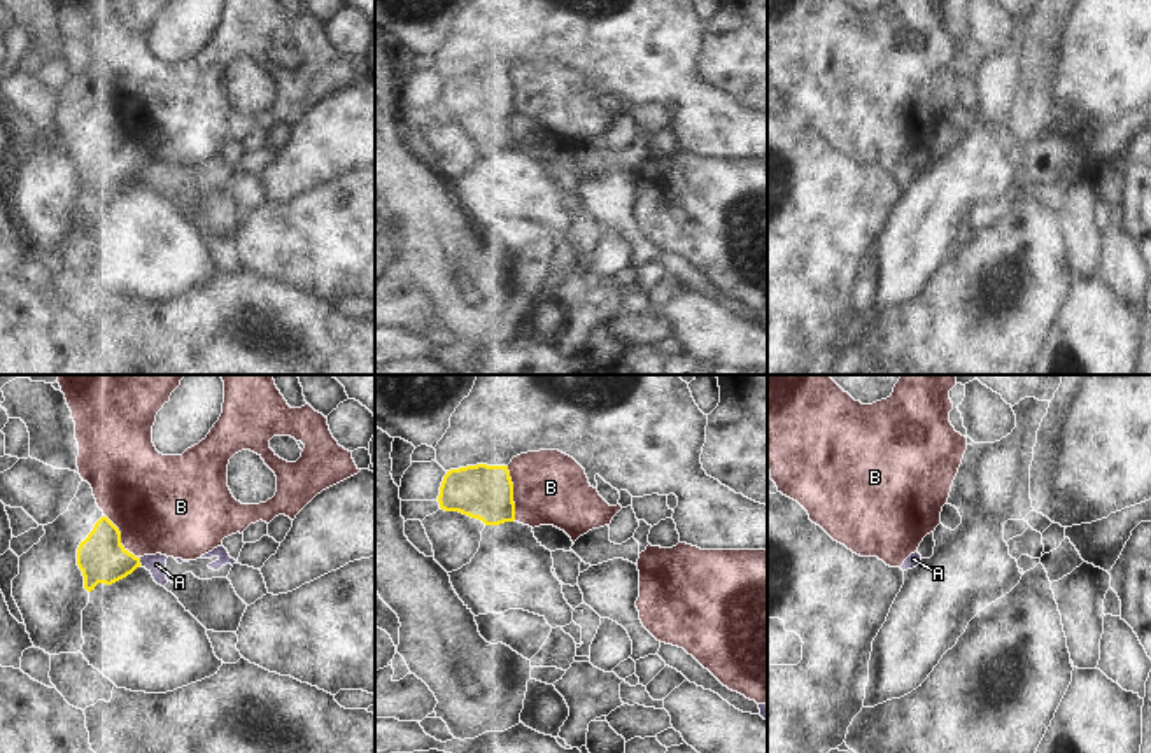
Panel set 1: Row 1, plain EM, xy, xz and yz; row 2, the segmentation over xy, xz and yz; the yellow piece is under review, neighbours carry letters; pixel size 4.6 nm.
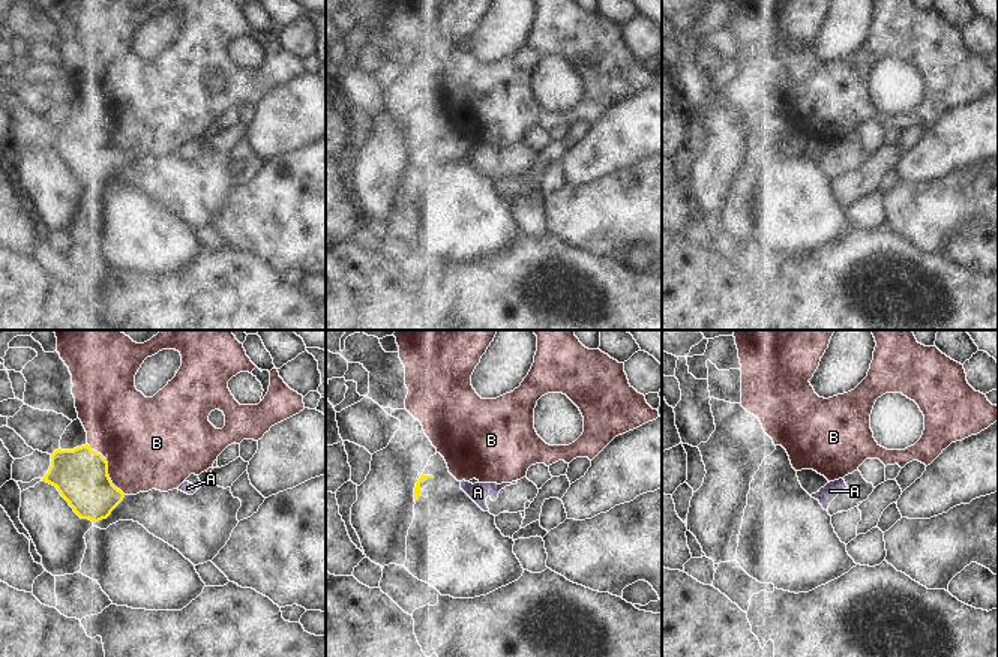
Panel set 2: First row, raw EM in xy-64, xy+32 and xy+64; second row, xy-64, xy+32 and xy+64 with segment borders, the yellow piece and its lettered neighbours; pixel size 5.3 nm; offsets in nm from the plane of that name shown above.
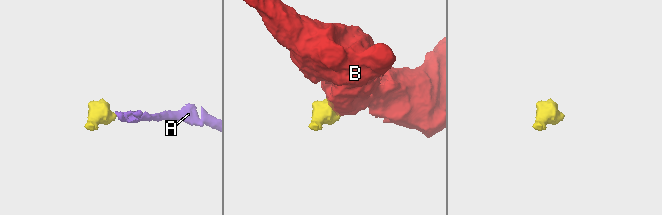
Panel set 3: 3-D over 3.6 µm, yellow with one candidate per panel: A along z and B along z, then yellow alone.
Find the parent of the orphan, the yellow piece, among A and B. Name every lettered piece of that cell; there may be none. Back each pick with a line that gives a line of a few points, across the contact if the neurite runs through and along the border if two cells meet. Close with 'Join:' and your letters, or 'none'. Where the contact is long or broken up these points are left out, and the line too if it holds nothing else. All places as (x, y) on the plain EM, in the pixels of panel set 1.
A: line xy (102, 167), (139, 168), (156, 172)
Join: A

